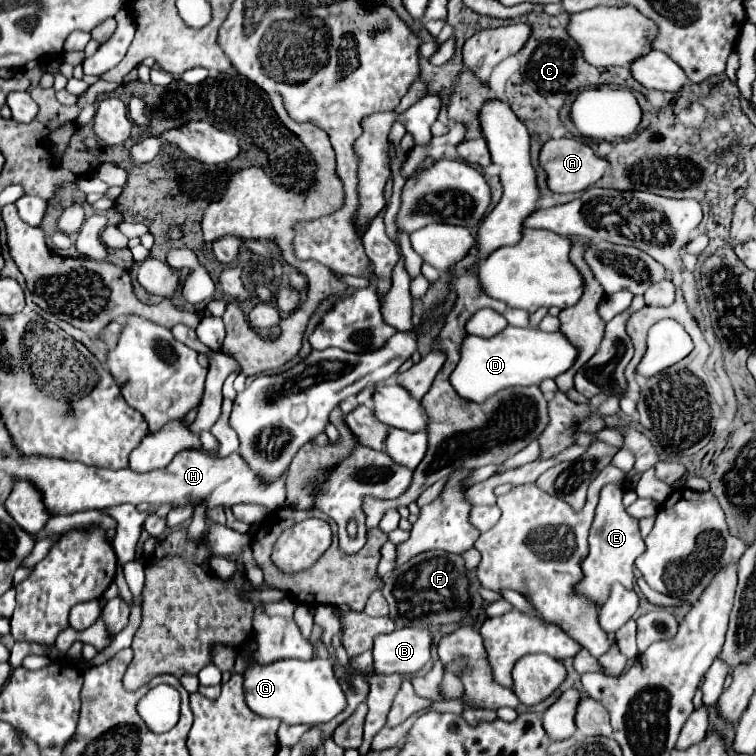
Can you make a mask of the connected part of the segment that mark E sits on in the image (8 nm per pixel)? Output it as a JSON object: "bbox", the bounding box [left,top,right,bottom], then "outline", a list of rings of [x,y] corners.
{"bbox":[575,484,645,608],"outline":[[[617,484],[603,486],[599,504],[595,508],[595,518],[589,530],[589,554],[581,564],[583,580],[581,584],[575,584],[575,592],[593,600],[595,608],[601,608],[615,582],[623,584],[627,590],[633,590],[635,588],[633,568],[635,568],[635,560],[643,554],[643,550],[645,550],[645,542],[639,534],[637,520],[625,512],[619,486]]]}

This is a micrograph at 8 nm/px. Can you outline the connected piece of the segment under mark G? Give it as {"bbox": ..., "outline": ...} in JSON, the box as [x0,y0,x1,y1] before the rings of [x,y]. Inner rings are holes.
{"bbox":[245,660,347,724],"outline":[[[279,660],[269,666],[253,664],[245,672],[247,706],[261,716],[273,716],[287,724],[327,724],[347,708],[345,692],[333,676],[331,660]]]}

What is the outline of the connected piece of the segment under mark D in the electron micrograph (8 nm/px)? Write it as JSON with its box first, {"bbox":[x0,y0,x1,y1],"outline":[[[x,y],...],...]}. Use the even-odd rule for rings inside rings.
{"bbox":[451,326,579,402],"outline":[[[507,326],[493,338],[467,336],[461,346],[461,360],[451,372],[453,388],[473,402],[483,402],[495,392],[509,386],[541,384],[545,378],[557,378],[567,372],[579,358],[579,348],[563,332],[543,332],[537,328]]]}

